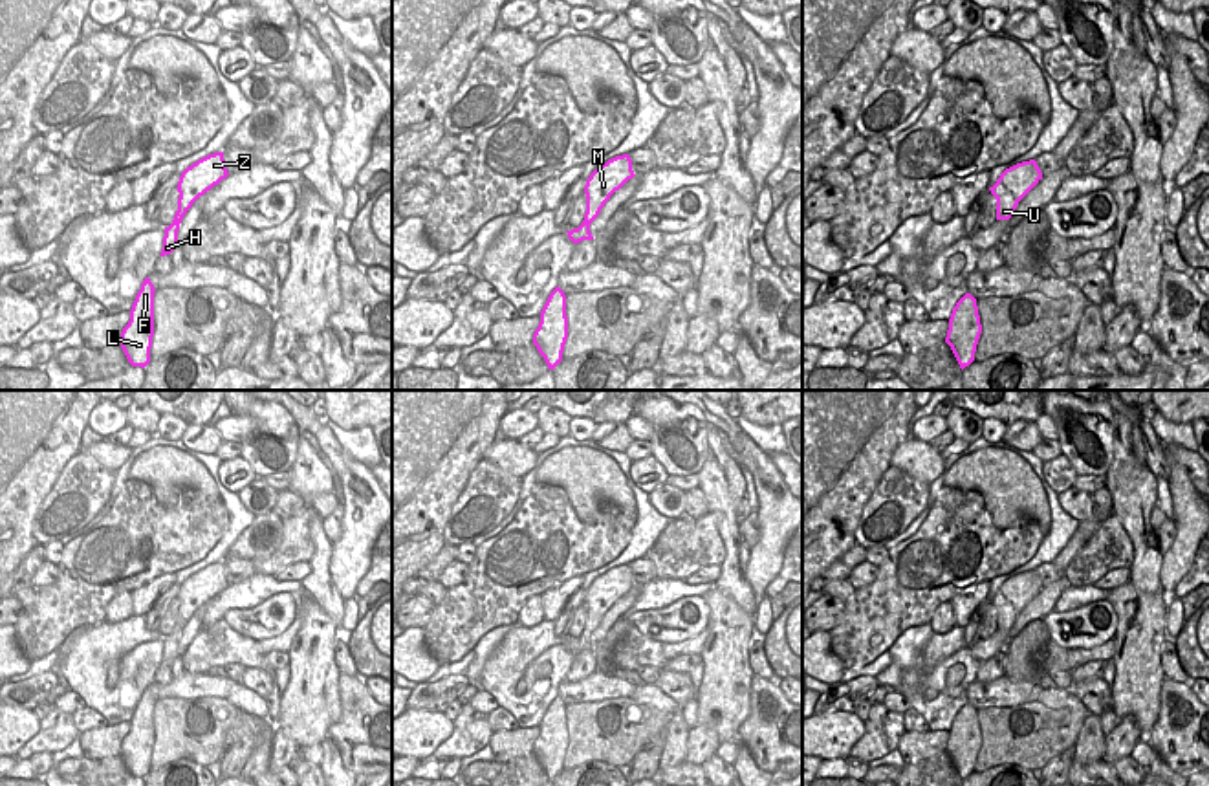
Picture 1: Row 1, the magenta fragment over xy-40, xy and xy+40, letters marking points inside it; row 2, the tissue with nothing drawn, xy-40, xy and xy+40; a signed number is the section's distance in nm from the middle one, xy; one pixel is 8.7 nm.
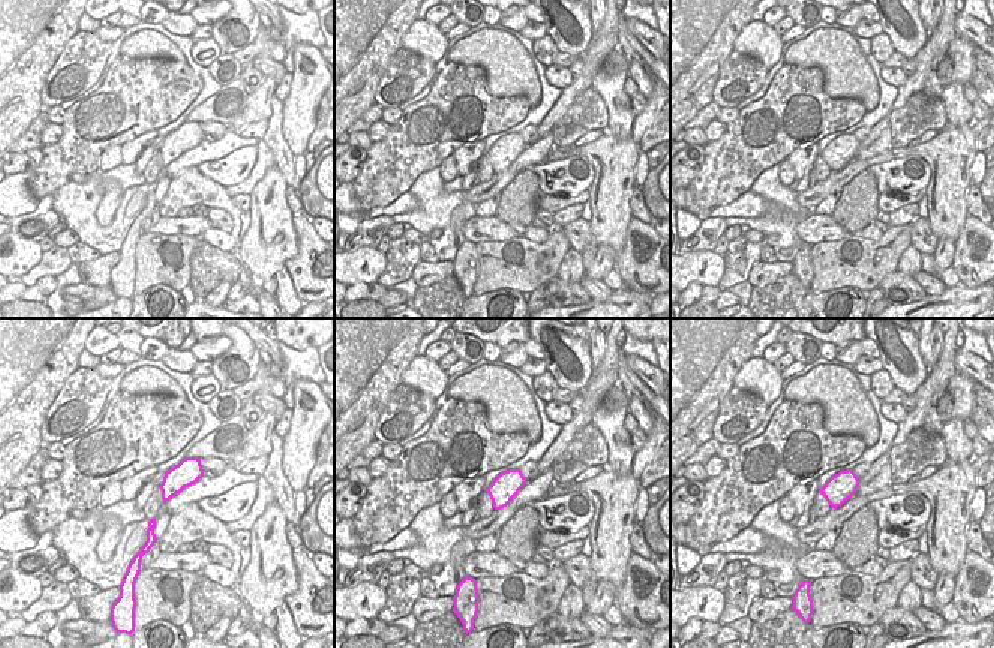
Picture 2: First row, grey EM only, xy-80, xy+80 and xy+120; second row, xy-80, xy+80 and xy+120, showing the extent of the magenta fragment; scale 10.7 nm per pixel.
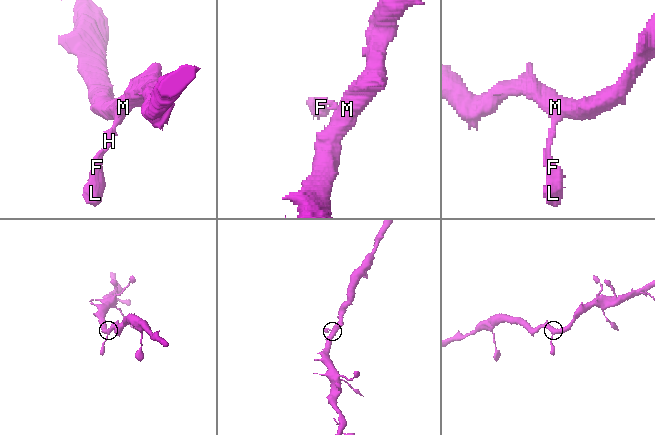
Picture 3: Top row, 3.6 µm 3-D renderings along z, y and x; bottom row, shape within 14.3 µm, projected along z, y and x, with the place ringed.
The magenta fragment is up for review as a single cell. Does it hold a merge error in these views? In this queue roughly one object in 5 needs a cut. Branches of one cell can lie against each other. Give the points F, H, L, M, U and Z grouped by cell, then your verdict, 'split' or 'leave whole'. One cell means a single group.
F H L M U Z | leave whole

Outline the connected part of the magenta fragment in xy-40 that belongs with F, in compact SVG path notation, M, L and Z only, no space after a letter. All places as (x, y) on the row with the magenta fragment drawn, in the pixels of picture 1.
M147 277L130 310L130 321L121 332L121 348L132 366L150 363L154 337L154 284Z

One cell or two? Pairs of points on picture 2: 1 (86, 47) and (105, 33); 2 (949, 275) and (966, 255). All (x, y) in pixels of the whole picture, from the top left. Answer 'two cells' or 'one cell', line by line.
1: two cells
2: two cells

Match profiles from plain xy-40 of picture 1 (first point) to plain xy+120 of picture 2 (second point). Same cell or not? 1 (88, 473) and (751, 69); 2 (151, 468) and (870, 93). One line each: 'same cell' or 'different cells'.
1: same cell
2: same cell

